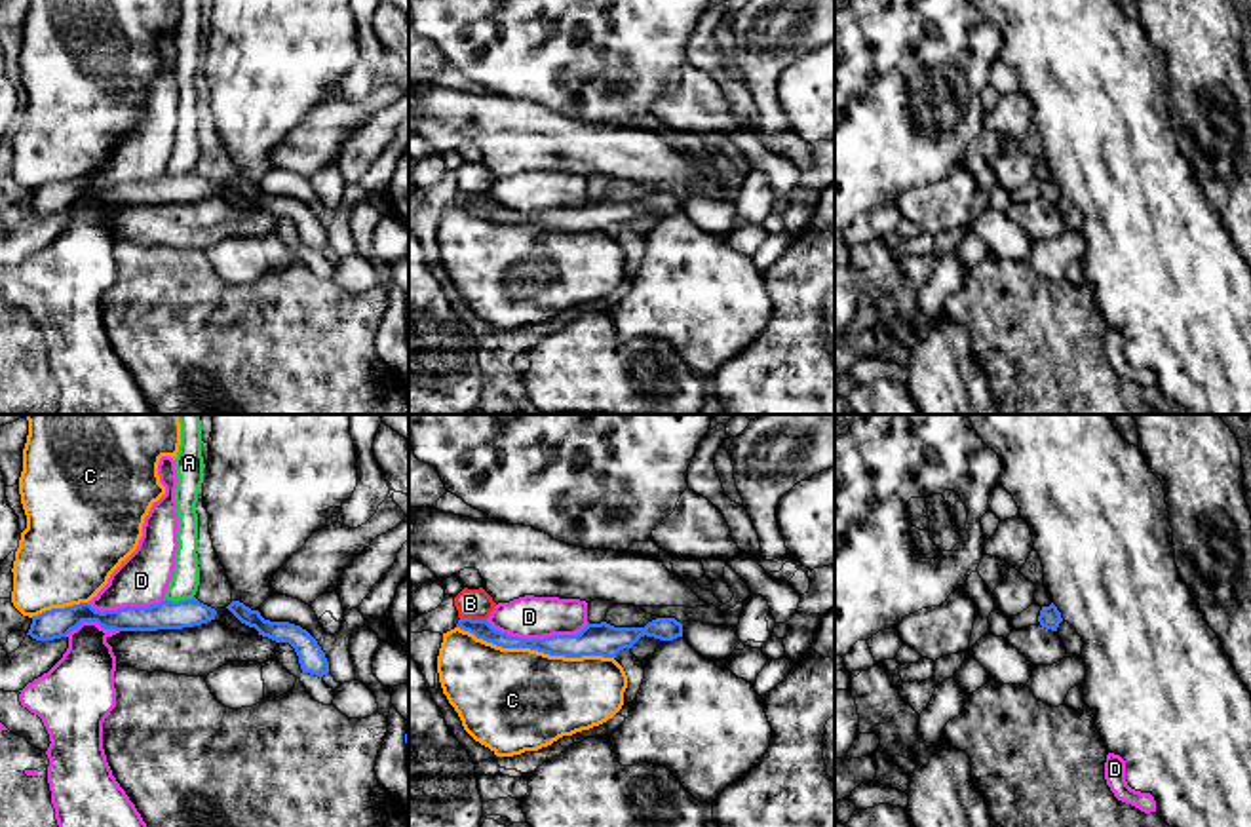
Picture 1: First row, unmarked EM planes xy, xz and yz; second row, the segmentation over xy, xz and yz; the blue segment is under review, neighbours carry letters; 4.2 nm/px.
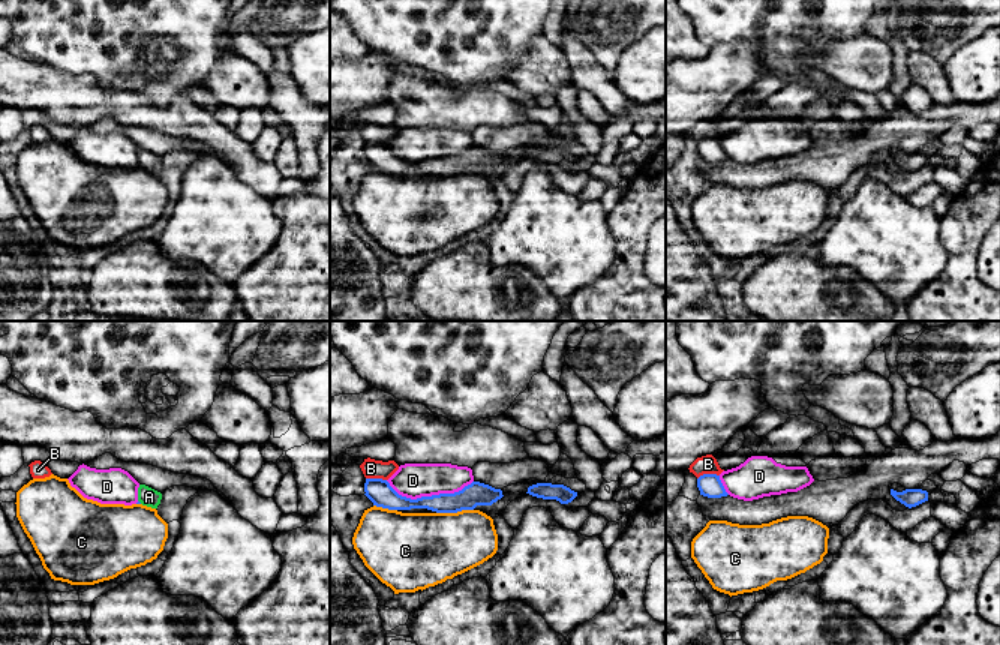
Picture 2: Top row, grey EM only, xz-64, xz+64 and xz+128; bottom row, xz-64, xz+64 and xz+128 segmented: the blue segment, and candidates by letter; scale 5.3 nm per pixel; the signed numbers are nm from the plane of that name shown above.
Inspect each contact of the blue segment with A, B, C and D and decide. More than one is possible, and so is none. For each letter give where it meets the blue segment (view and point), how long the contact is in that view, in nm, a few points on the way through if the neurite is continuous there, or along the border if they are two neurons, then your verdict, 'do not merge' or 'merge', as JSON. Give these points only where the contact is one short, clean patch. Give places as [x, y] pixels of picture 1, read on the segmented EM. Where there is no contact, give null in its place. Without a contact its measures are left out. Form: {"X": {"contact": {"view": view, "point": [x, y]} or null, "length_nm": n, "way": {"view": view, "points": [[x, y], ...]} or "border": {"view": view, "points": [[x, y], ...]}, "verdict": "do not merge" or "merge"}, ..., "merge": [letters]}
{"A": {"contact": {"view": "xy", "point": [179, 601]}, "length_nm": 120, "border": {"view": "xy", "points": [[192, 596], [181, 601], [166, 599]]}, "verdict": "do not merge"}, "B": {"contact": {"view": "xz", "point": [474, 620]}, "length_nm": 110, "verdict": "do not merge"}, "C": {"contact": {"view": "xz", "point": [535, 649]}, "length_nm": 700, "verdict": "do not merge"}, "D": {"contact": {"view": "xz", "point": [537, 639]}, "length_nm": 440, "verdict": "do not merge"}, "merge": []}

